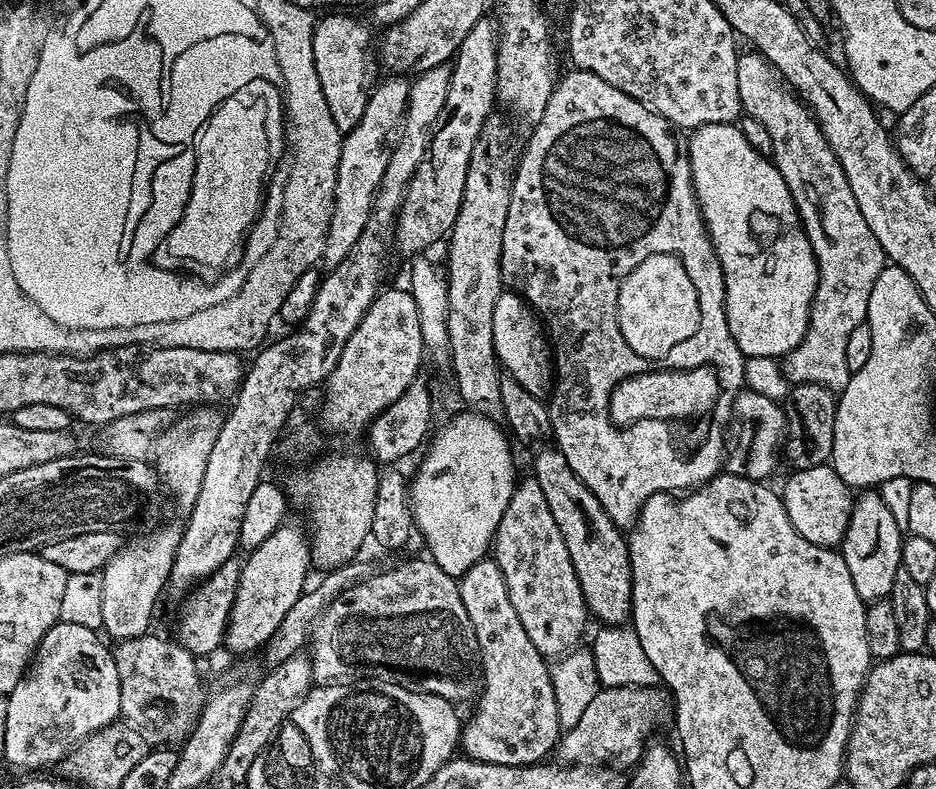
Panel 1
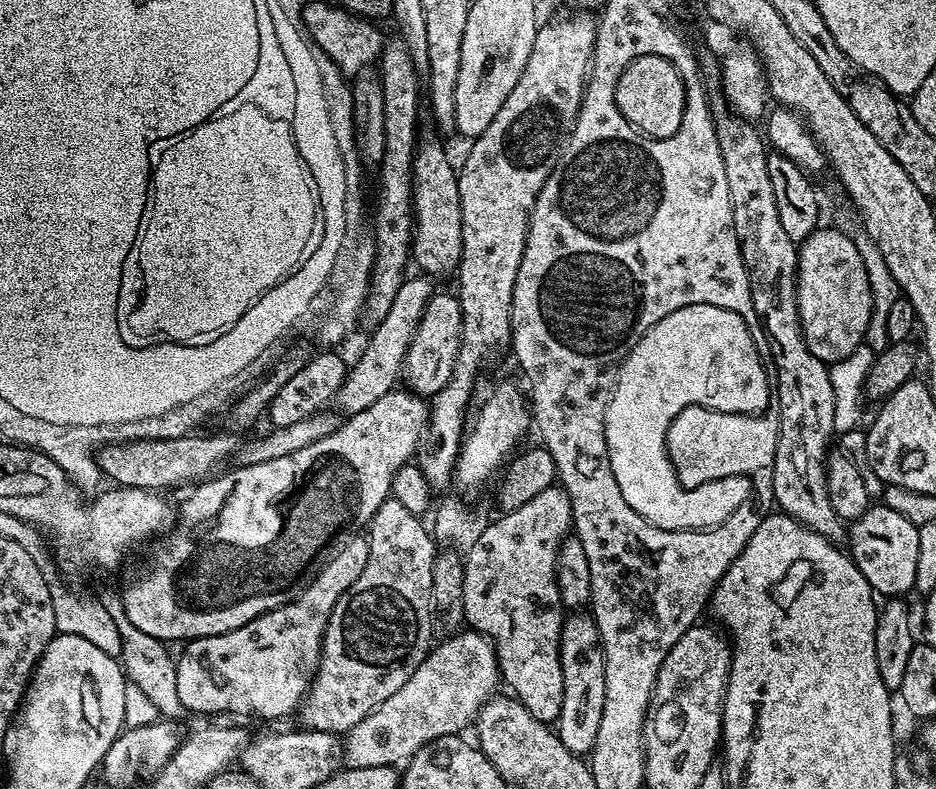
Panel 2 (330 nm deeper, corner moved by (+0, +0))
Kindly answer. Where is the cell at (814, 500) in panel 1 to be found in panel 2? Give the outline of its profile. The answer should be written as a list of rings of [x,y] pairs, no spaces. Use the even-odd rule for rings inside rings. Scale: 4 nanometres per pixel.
[[[883,502],[873,503],[846,528],[846,551],[858,570],[868,579],[873,593],[884,598],[900,598],[916,586],[918,566],[918,527],[890,510]]]

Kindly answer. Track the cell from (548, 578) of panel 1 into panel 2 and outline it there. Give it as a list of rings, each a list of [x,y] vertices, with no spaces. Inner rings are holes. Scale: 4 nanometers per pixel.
[[[572,614],[565,619],[560,635],[560,665],[562,666],[562,710],[554,731],[566,750],[577,754],[591,753],[598,726],[602,723],[602,705],[606,703],[606,662],[600,631],[591,615]]]

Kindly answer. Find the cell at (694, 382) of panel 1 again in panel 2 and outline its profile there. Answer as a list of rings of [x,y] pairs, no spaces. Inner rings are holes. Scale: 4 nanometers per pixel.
[[[691,304],[690,306],[682,306],[682,310],[674,310],[670,314],[666,314],[666,318],[659,320],[629,350],[628,357],[620,363],[616,374],[616,383],[612,385],[612,396],[608,399],[608,409],[604,411],[604,433],[606,434],[606,446],[610,458],[610,470],[614,474],[614,482],[618,482],[618,490],[622,490],[622,498],[626,498],[630,510],[642,514],[642,518],[646,518],[646,522],[650,522],[659,528],[665,528],[671,532],[694,532],[706,528],[717,528],[720,524],[724,524],[726,518],[730,518],[730,514],[734,514],[734,510],[738,510],[738,506],[742,506],[742,502],[749,500],[752,496],[752,484],[747,476],[719,478],[718,481],[707,481],[698,485],[697,488],[684,488],[680,485],[675,470],[672,468],[671,458],[668,456],[667,430],[680,411],[687,407],[693,407],[695,404],[700,407],[711,408],[714,411],[733,412],[738,415],[763,413],[769,407],[774,396],[774,388],[767,382],[764,364],[765,361],[758,354],[756,343],[746,326],[746,322],[742,322],[742,318],[738,314],[734,314],[734,310],[726,310],[722,306],[714,306],[713,304]]]

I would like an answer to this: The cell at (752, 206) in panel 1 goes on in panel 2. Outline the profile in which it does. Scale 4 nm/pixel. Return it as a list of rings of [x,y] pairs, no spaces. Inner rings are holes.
[[[820,226],[809,234],[804,242],[799,245],[798,259],[796,261],[796,301],[800,307],[800,329],[804,332],[806,346],[810,350],[810,354],[814,354],[818,357],[823,364],[831,366],[842,359],[846,359],[852,351],[859,347],[860,344],[864,343],[864,334],[871,316],[870,284],[867,280],[866,266],[863,265],[863,260],[859,256],[859,250],[854,244],[853,239],[847,233],[841,232],[840,229],[835,226],[828,226],[828,228]]]

